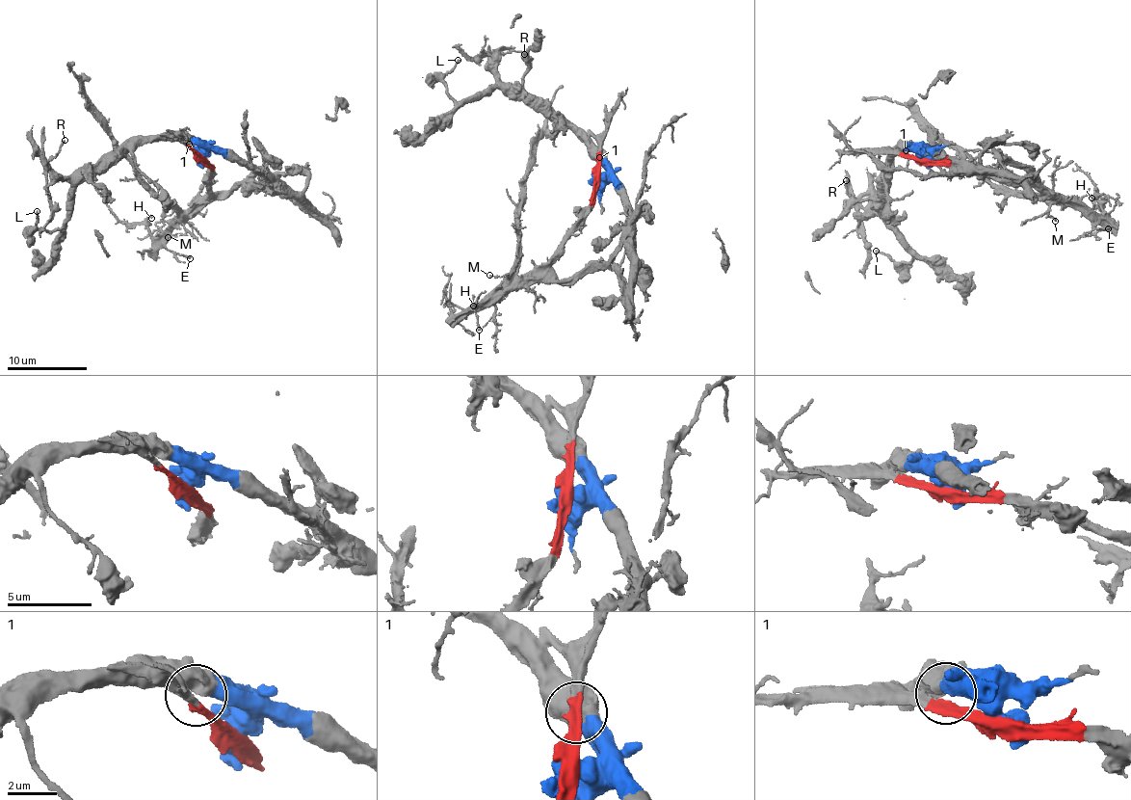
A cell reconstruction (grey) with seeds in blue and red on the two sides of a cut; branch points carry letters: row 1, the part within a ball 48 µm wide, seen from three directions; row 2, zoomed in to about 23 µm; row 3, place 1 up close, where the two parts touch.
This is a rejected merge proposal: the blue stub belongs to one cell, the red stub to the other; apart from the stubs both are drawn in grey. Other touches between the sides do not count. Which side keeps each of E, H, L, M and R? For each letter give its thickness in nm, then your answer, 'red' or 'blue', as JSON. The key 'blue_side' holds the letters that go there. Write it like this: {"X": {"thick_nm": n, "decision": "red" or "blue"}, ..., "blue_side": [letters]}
{"E": {"thick_nm": 170, "decision": "red"}, "H": {"thick_nm": 160, "decision": "red"}, "L": {"thick_nm": 190, "decision": "blue"}, "M": {"thick_nm": 70, "decision": "red"}, "R": {"thick_nm": 170, "decision": "blue"}, "blue_side": ["L", "R"]}

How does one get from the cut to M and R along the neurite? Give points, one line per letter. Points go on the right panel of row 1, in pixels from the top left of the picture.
M: (923, 162), (955, 161), (1002, 180), (1031, 187), (1045, 196), (1049, 204), (1047, 214), (1056, 218), (1054, 221)
R: (923, 162), (913, 151), (902, 148), (894, 154), (878, 209), (868, 211), (854, 199), (848, 192), (847, 180)

